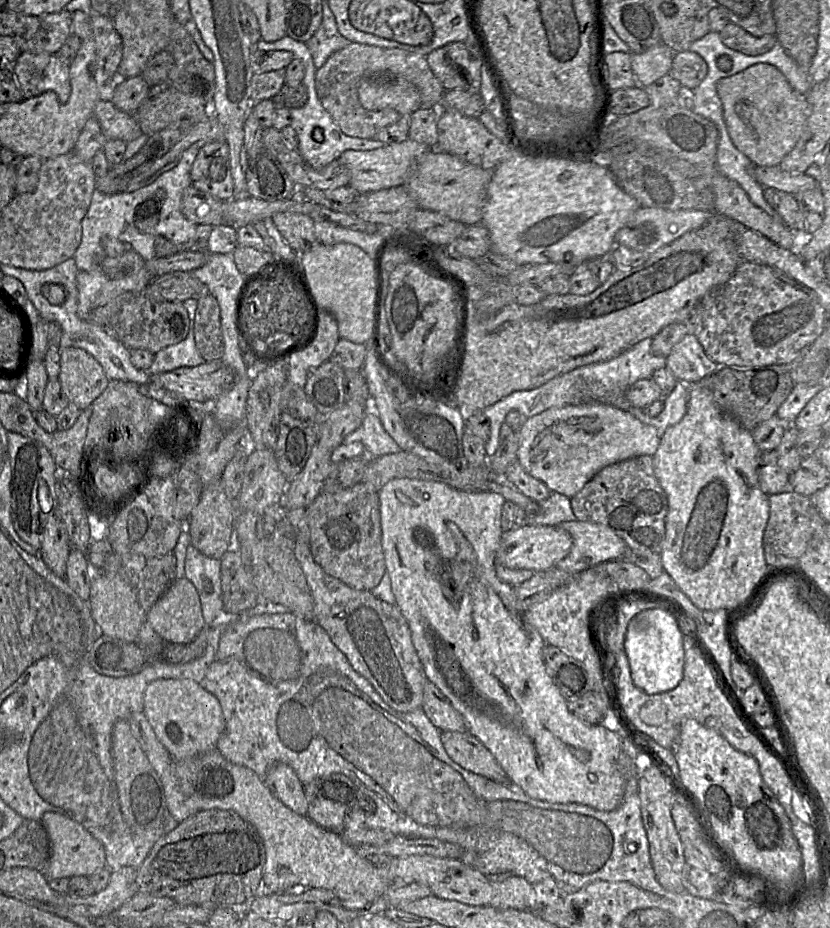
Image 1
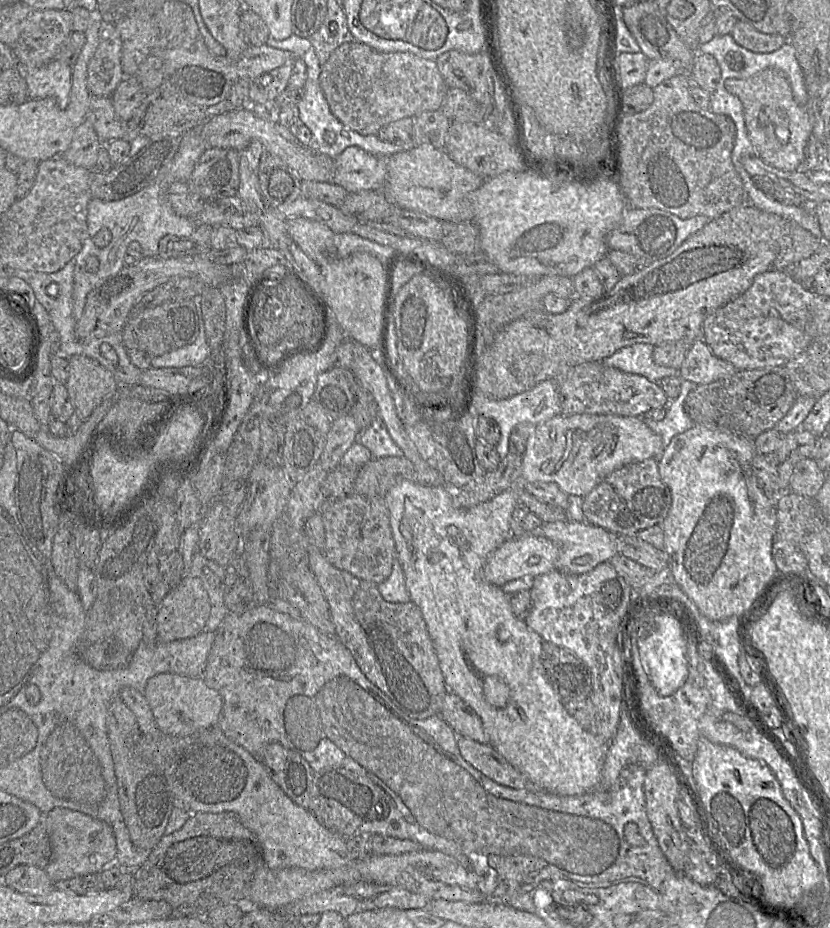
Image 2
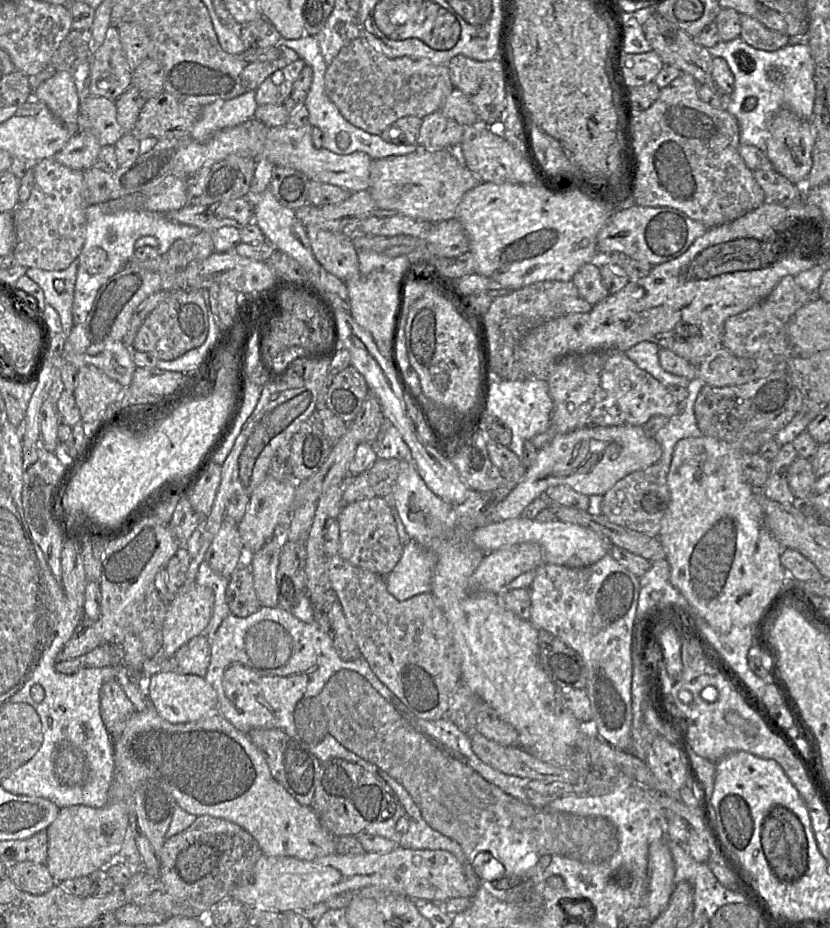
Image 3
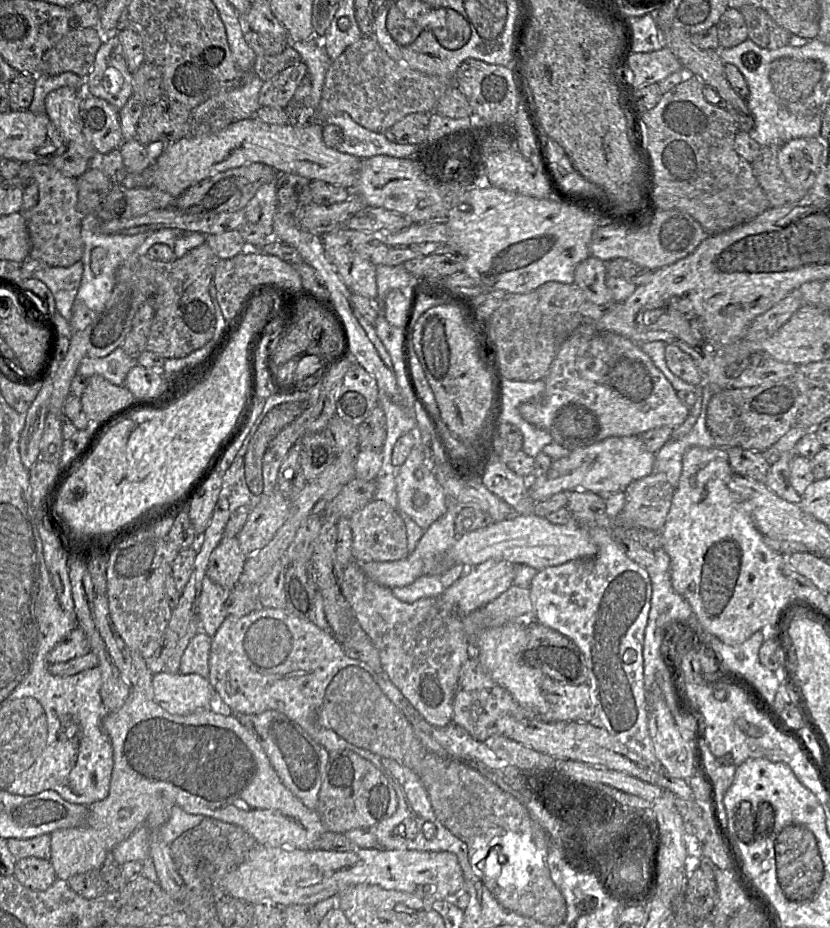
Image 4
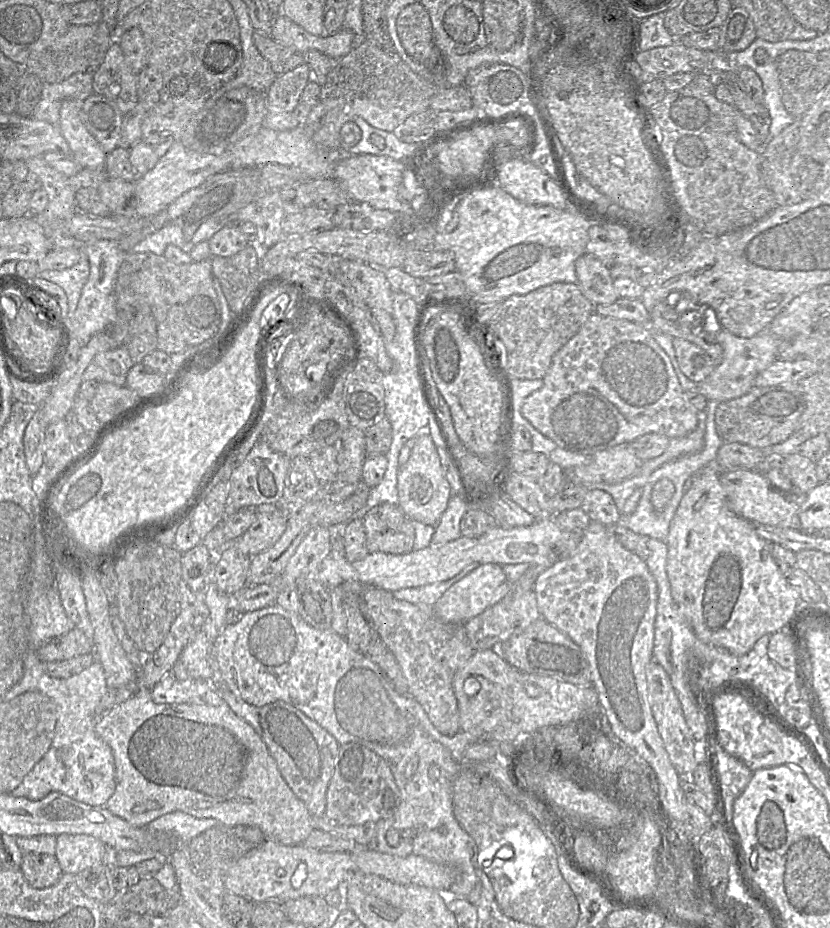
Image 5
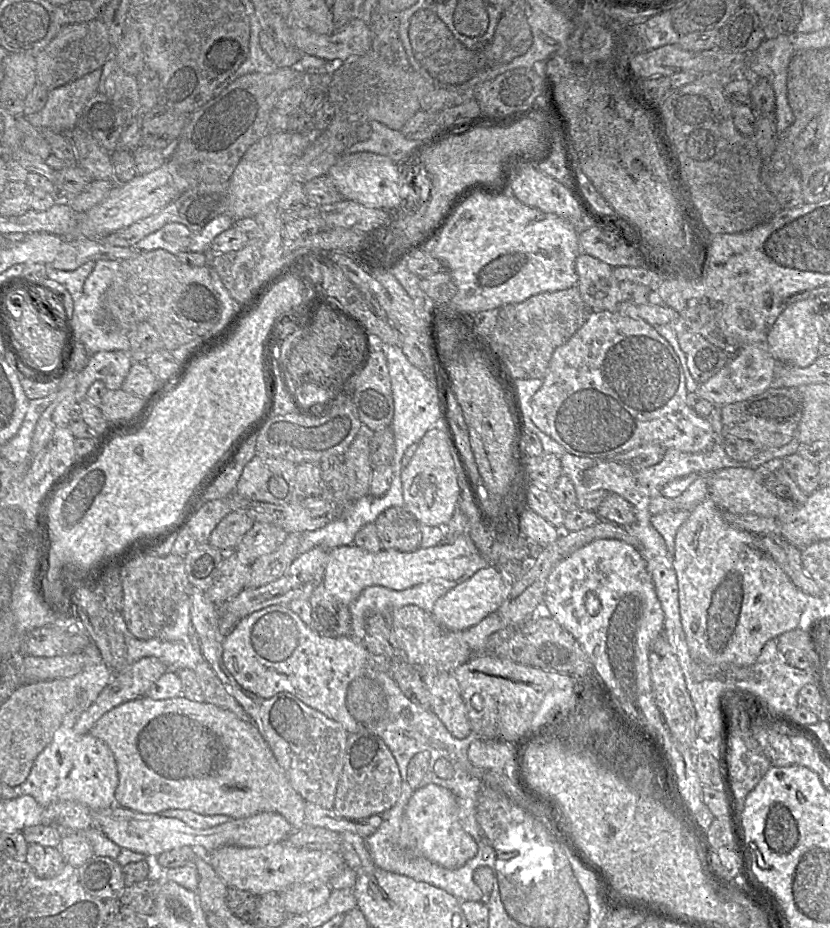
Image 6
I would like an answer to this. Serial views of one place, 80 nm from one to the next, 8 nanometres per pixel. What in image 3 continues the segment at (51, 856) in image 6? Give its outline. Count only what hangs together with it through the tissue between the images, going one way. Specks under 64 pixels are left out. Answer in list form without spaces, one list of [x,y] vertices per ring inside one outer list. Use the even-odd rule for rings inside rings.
[[[30,861],[16,864],[8,871],[7,877],[18,889],[32,895],[44,894],[56,884],[46,864]]]

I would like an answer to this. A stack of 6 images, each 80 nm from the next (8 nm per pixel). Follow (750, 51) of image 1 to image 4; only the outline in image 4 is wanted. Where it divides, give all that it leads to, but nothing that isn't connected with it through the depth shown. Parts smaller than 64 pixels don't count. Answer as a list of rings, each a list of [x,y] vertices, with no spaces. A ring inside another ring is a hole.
[[[750,5],[739,10],[747,26],[748,39],[759,47],[774,50],[788,45],[790,32],[778,25],[766,11]]]

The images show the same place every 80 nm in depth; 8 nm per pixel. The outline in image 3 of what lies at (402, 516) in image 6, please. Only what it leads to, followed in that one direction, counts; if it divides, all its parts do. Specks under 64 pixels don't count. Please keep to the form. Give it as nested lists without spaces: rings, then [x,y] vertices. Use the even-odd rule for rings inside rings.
[[[373,497],[344,505],[337,517],[339,523],[339,556],[350,564],[383,577],[390,574],[403,554],[396,521],[389,503],[383,497]]]

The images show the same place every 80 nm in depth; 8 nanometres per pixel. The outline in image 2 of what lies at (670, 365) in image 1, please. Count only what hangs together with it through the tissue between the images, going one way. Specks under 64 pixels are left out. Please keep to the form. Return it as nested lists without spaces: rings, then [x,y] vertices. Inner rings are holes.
[[[697,339],[689,346],[685,360],[678,369],[678,376],[681,380],[702,385],[733,375],[737,371],[731,363],[714,355],[702,339]]]

